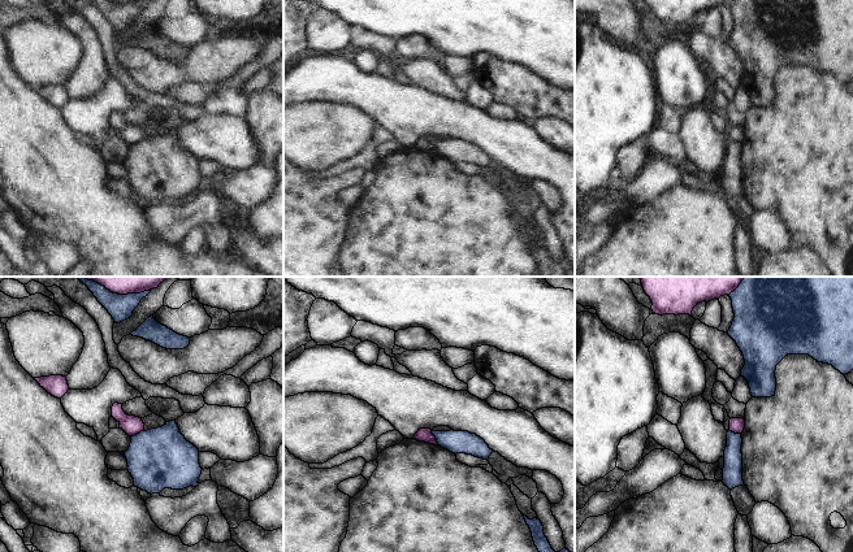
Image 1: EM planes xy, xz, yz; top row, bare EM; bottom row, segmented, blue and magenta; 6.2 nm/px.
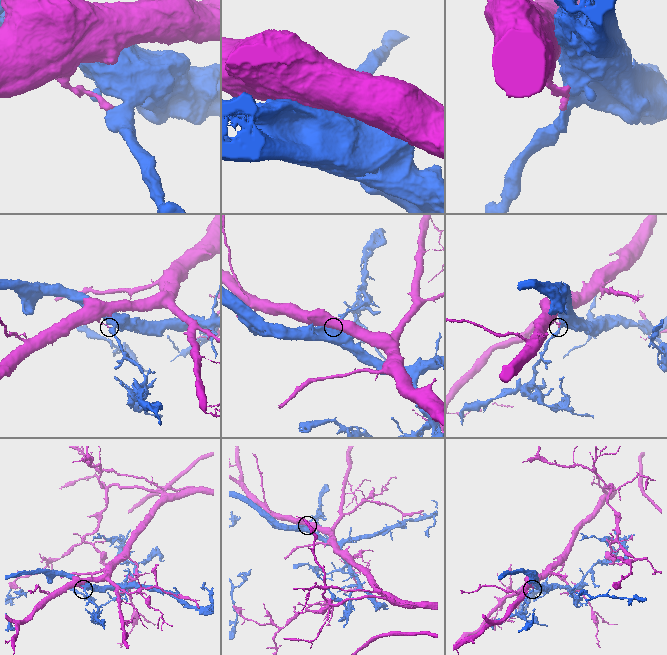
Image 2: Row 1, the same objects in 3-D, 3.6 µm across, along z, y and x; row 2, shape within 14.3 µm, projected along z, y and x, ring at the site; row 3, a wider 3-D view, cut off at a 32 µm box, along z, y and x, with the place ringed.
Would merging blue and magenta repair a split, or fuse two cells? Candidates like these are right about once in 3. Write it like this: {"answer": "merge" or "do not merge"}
{"answer": "do not merge"}

